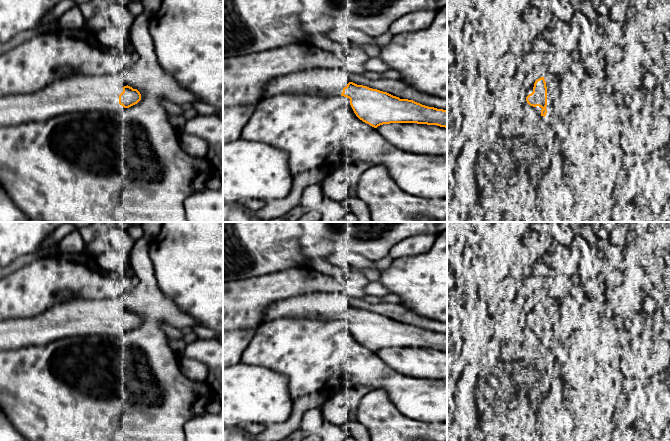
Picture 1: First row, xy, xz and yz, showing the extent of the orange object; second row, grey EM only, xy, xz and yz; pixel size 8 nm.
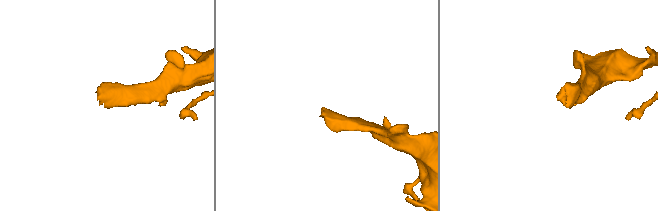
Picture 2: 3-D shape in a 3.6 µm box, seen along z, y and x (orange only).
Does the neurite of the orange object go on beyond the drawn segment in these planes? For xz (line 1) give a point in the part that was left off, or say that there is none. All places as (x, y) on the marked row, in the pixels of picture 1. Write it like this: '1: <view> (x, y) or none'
1: xz (322, 82)

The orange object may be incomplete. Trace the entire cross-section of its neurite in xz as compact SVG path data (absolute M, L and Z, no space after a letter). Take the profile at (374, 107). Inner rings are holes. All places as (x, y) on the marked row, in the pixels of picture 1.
M318 68L277 77L264 88L264 98L281 94L347 97L356 116L374 128L390 123L417 123L447 128L446 110L357 85L350 81L347 71L339 68Z

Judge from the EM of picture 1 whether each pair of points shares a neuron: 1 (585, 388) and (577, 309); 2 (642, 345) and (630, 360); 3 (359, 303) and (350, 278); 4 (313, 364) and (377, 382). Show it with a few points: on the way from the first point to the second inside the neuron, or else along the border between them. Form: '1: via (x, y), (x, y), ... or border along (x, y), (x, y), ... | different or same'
1: via (585, 368), (585, 353), (580, 337), (580, 329) | same
2: via (641, 349), (634, 356) | same
3: border along (353, 297), (362, 298) | different
4: via (329, 364), (355, 364), (361, 366) | same

